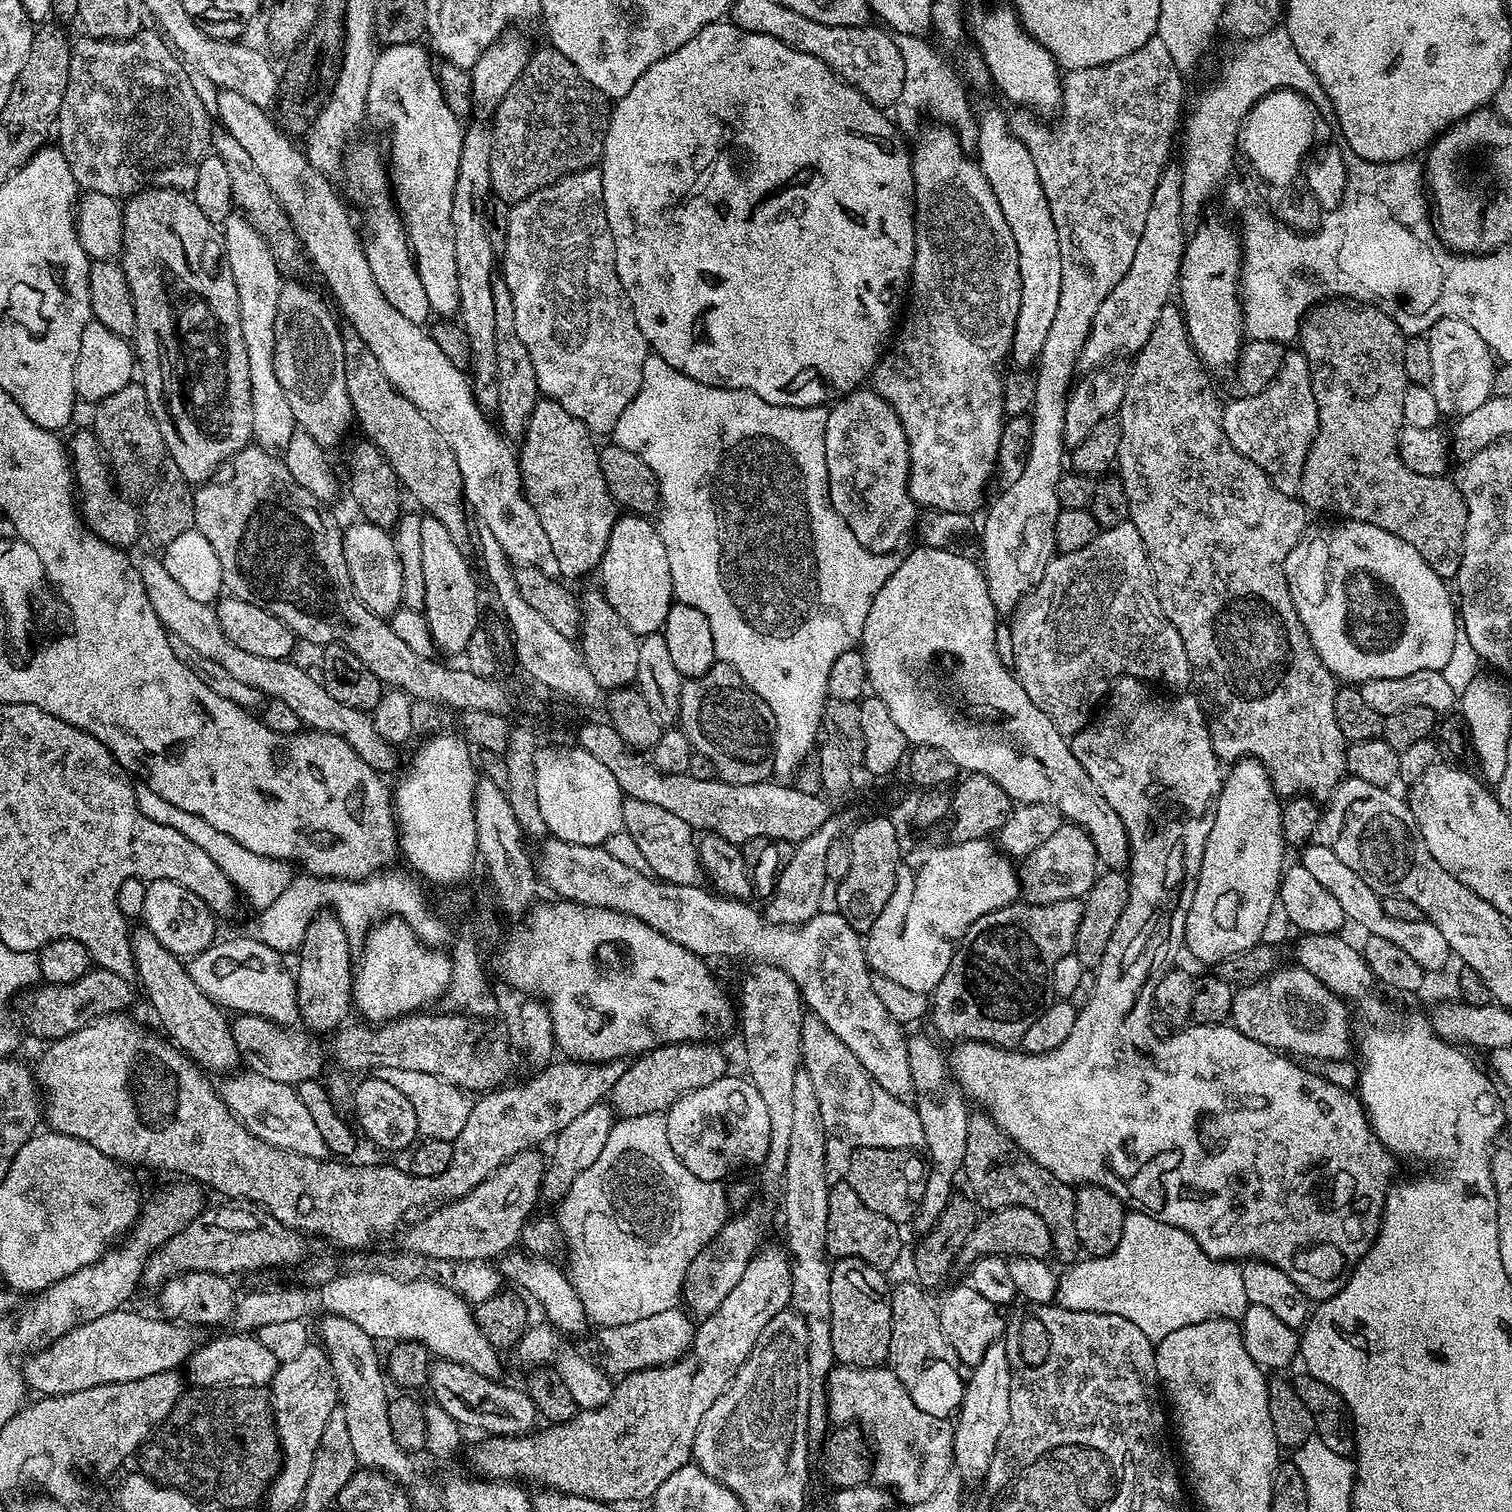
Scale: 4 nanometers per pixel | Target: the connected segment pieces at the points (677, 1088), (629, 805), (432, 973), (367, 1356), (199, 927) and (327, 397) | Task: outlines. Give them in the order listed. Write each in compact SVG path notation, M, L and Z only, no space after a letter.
M715 1043L667 1044L635 1057L625 1067L622 1078L614 1082L610 1107L617 1117L625 1120L642 1114L664 1114L678 1098L702 1086L710 1086L710 1082L718 1082L728 1071L728 1060Z
M625 799L622 810L623 831L638 842L646 862L650 862L652 876L657 880L665 880L667 884L695 884L702 876L698 840L694 830L670 814L670 810L662 810L662 806L654 806L650 802L638 802Z
M384 918L379 921L369 931L368 935L364 937L362 941L362 947L364 947L364 957L359 957L358 963L354 968L354 975L352 978L352 1003L354 1005L355 1011L358 1013L361 1012L366 1019L369 1020L369 1025L379 1026L381 1024L387 1024L401 1016L407 1016L409 1014L419 1013L421 1010L427 1009L424 1008L427 1004L432 1004L436 999L443 997L448 991L448 986L452 982L452 957L447 951L441 950L436 946L429 946L420 939L419 936L416 936L414 930L410 930L410 926L404 920L399 918Z
M329 1315L322 1319L320 1340L334 1370L338 1408L346 1414L346 1431L350 1434L350 1446L354 1446L357 1465L384 1473L397 1485L407 1489L410 1496L412 1491L418 1507L432 1508L435 1504L437 1507L437 1489L435 1492L431 1482L420 1476L419 1470L412 1465L413 1457L394 1442L394 1430L390 1430L388 1413L389 1385L386 1383L381 1353L380 1356L376 1353L377 1343L349 1319Z
M149 880L147 886L142 920L166 950L181 958L191 958L214 943L217 917L193 889L182 886L179 880Z
M296 282L285 283L278 294L278 315L274 318L274 370L286 393L286 402L290 402L297 429L314 438L321 448L331 450L343 438L344 431L354 424L350 394L346 392L344 332L327 299L324 301L312 288L292 283Z

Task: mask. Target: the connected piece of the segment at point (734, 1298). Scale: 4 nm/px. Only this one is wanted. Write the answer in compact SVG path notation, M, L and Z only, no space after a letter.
M761 1247L750 1266L746 1266L738 1286L726 1294L722 1306L699 1321L696 1337L683 1358L667 1364L665 1368L643 1368L619 1377L610 1398L602 1407L577 1411L574 1418L561 1424L548 1424L541 1432L536 1430L521 1436L489 1435L481 1444L474 1445L468 1456L472 1463L471 1471L485 1480L540 1484L536 1486L544 1490L585 1496L613 1506L619 1506L623 1500L651 1501L670 1474L690 1463L694 1438L698 1434L698 1426L702 1426L706 1410L710 1410L710 1406L714 1406L720 1395L732 1385L738 1370L742 1370L746 1358L750 1358L758 1342L758 1334L766 1330L770 1318L785 1311L791 1302L792 1261L787 1251L783 1247Z

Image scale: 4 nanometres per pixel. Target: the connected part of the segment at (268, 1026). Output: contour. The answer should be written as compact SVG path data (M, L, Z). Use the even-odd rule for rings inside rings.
M247 1014L237 1015L231 1021L231 1026L234 1046L238 1046L241 1061L249 1072L256 1072L262 1078L270 1078L270 1082L299 1086L307 1080L317 1079L325 1071L324 1052L311 1040L313 1037L307 1031L292 1032L296 1030L276 1025L272 1020L261 1016Z

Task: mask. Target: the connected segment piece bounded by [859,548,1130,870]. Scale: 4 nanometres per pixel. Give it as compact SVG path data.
M916 548L886 578L882 590L870 602L866 626L862 626L859 647L864 654L871 691L890 710L898 730L906 734L909 745L942 750L957 769L977 772L996 783L1017 805L1045 804L1065 821L1086 830L1094 844L1096 859L1105 869L1128 867L1128 835L1122 820L1102 798L1098 786L1074 758L1071 743L1030 702L1026 690L1010 671L996 649L998 613L986 586L984 569L968 556L948 548Z

